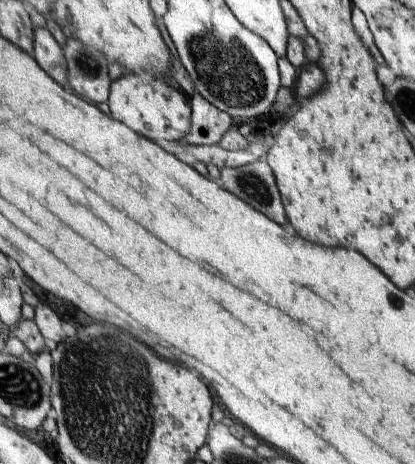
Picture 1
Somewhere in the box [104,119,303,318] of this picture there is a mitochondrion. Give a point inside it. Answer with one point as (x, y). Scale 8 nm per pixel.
(250, 183)

